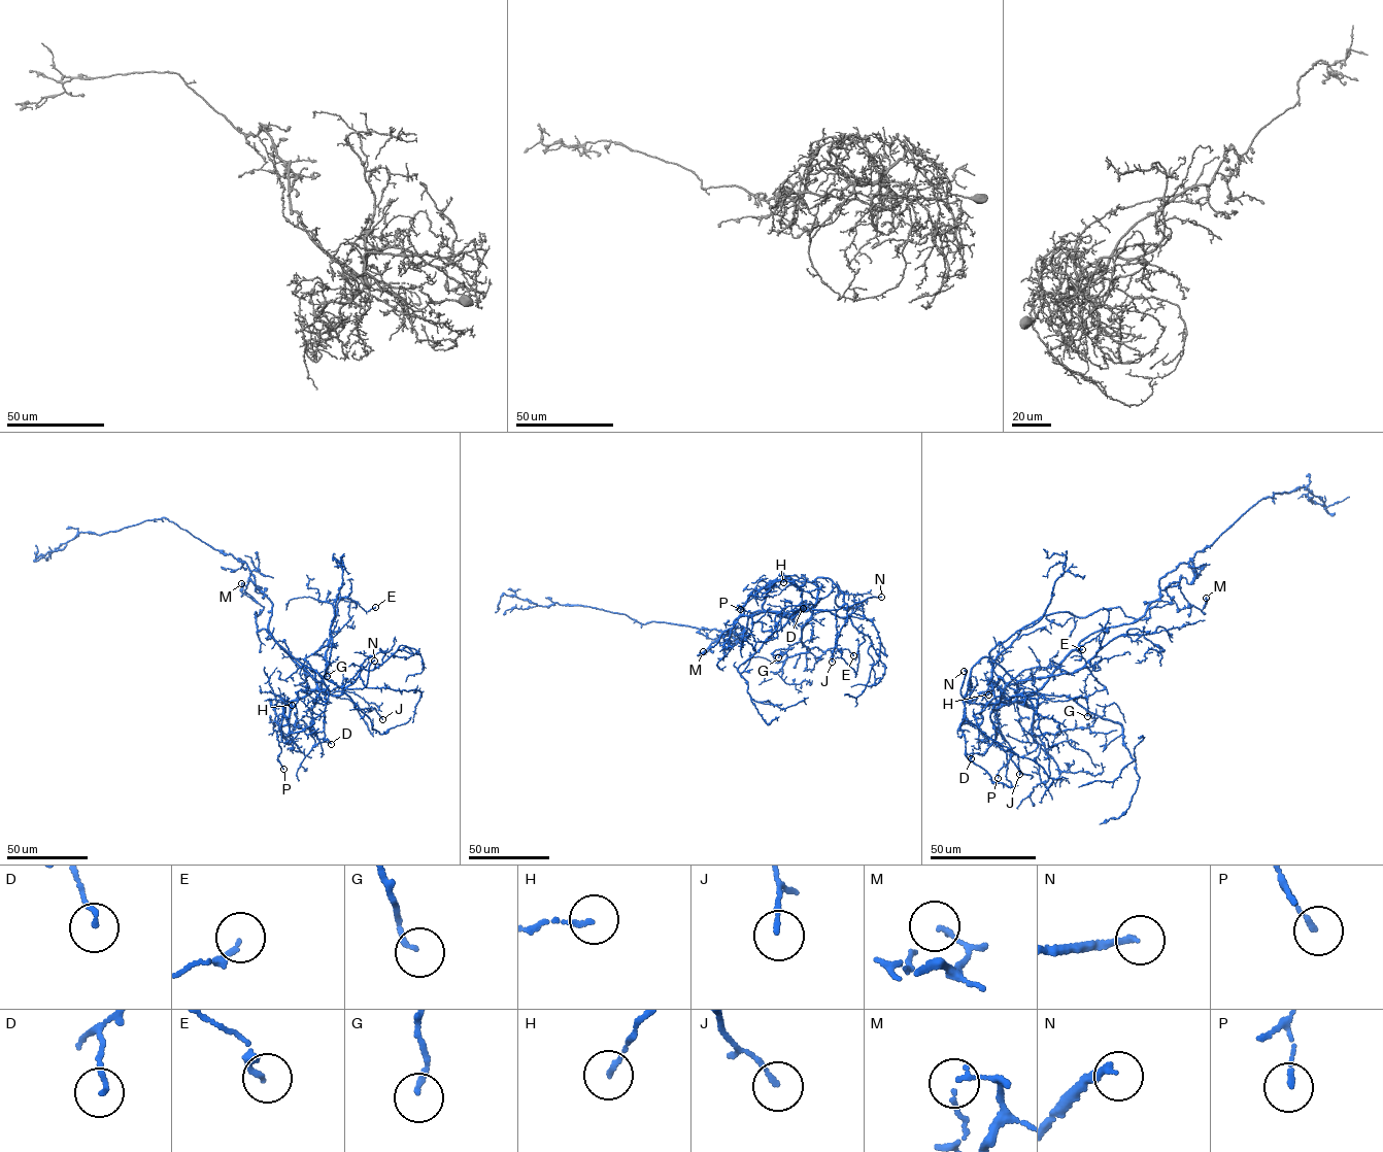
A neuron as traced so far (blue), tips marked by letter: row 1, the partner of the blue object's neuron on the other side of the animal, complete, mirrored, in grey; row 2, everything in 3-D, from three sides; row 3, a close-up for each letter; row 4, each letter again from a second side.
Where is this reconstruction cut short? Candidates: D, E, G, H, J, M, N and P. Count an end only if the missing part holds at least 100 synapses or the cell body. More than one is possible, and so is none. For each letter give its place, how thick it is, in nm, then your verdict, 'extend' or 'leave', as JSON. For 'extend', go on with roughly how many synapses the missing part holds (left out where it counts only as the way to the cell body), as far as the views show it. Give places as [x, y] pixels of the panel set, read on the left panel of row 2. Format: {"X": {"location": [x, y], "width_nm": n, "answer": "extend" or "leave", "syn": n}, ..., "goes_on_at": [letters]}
{"D": {"location": [331, 744], "width_nm": 130, "answer": "leave"}, "E": {"location": [375, 607], "width_nm": 140, "answer": "leave"}, "G": {"location": [327, 676], "width_nm": 140, "answer": "leave"}, "H": {"location": [292, 705], "width_nm": 130, "answer": "leave"}, "J": {"location": [382, 719], "width_nm": 120, "answer": "leave"}, "M": {"location": [241, 583], "width_nm": 140, "answer": "leave"}, "N": {"location": [374, 661], "width_nm": 190, "answer": "extend"}, "P": {"location": [283, 769], "width_nm": 130, "answer": "leave"}, "goes_on_at": ["N"]}

